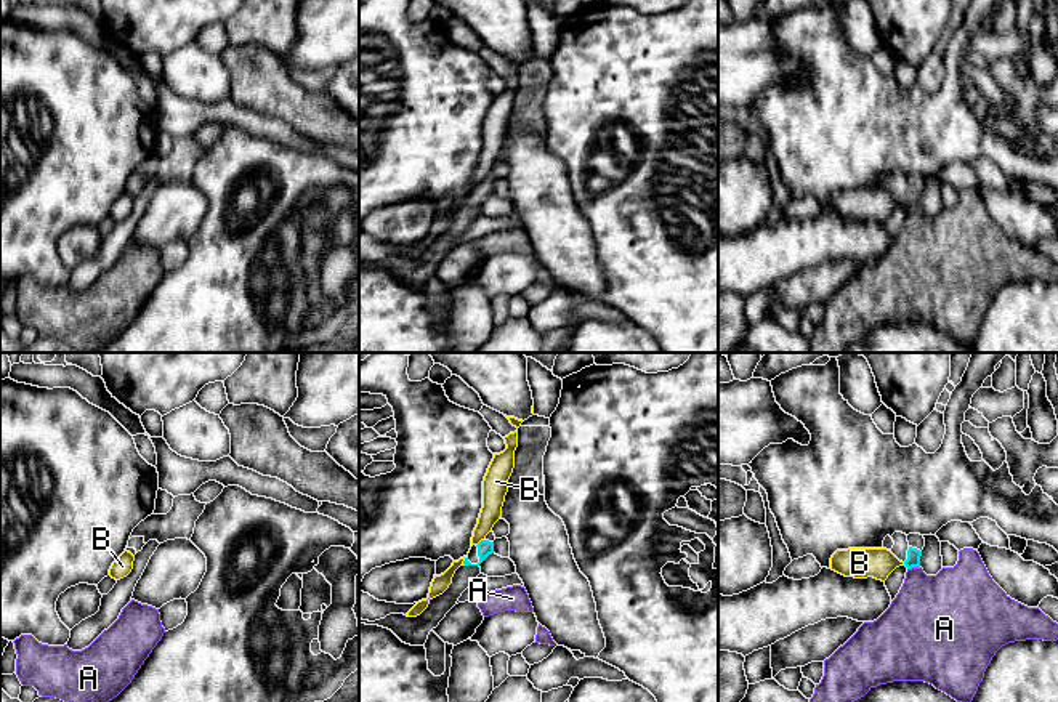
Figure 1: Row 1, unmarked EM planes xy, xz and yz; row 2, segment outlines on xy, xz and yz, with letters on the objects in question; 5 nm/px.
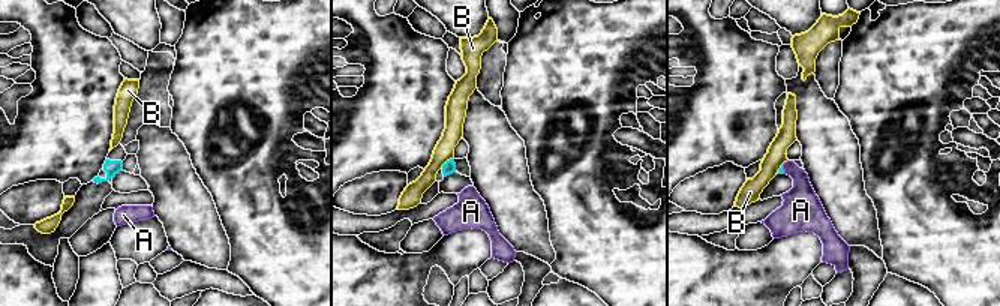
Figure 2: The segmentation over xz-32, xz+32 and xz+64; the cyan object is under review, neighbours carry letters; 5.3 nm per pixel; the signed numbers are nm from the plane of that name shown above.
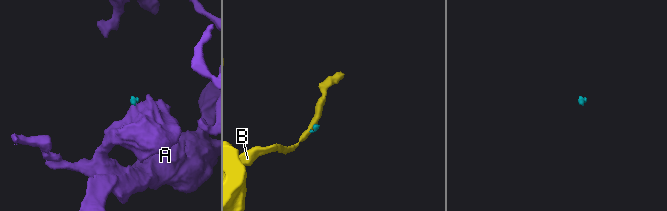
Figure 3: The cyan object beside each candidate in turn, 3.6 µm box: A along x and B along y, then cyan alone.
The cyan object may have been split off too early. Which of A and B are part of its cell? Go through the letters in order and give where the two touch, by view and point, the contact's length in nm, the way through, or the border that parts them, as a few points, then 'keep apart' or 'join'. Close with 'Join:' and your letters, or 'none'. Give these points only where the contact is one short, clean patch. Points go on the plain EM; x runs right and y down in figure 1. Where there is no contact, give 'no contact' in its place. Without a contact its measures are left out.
A: yz (912, 207) | 70 nm | along yz (919, 207), (908, 210) | keep apart
B: xz (480, 183) | 50 nm | along xz (483, 180), (476, 186) | keep apart
Join: none

